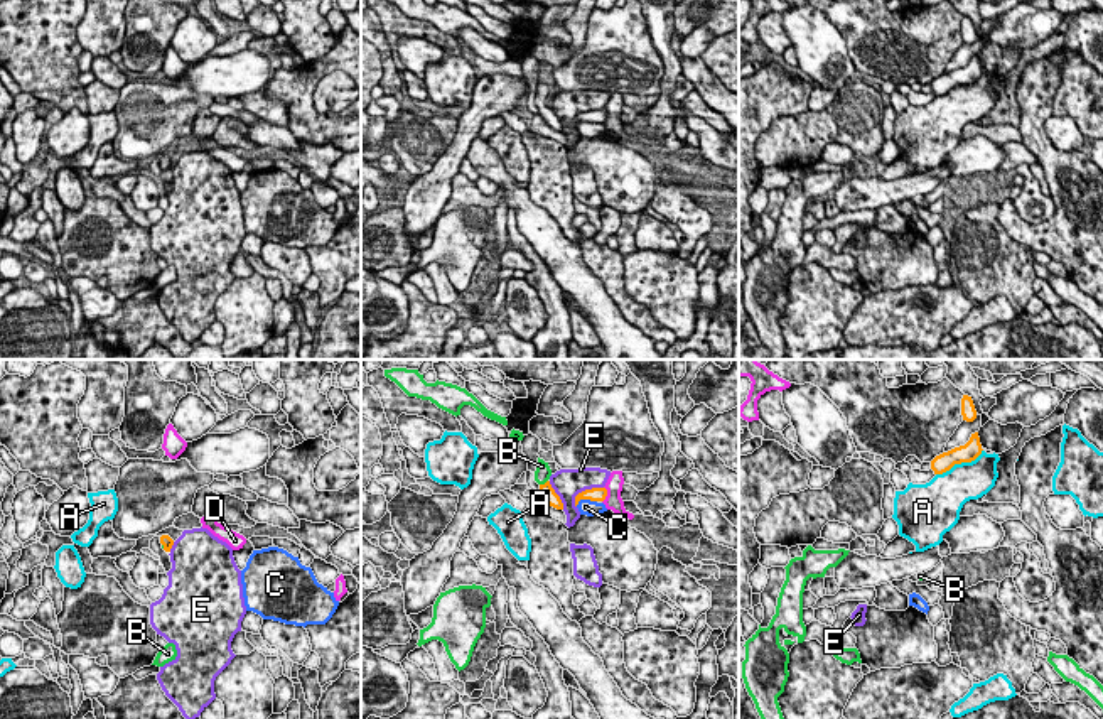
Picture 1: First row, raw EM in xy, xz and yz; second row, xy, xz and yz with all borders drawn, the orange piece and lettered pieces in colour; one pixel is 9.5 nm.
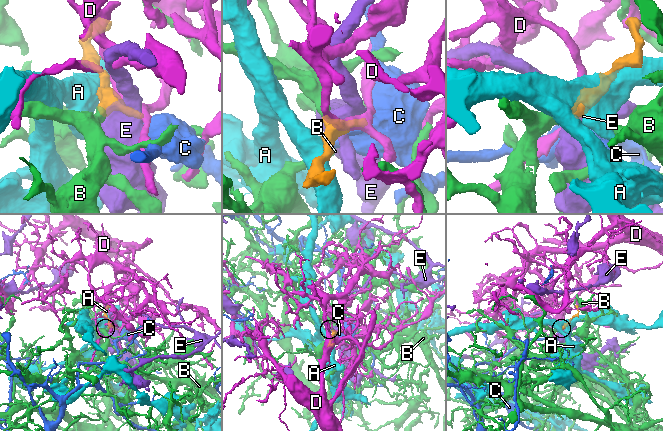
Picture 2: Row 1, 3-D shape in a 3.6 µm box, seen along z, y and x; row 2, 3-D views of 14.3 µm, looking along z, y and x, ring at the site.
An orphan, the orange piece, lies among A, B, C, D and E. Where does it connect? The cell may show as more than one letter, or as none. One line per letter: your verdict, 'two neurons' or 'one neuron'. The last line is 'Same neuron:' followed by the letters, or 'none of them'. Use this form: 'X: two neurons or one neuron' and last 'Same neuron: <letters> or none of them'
A: two neurons
B: one neuron
C: two neurons
D: two neurons
E: two neurons
Same neuron: B

